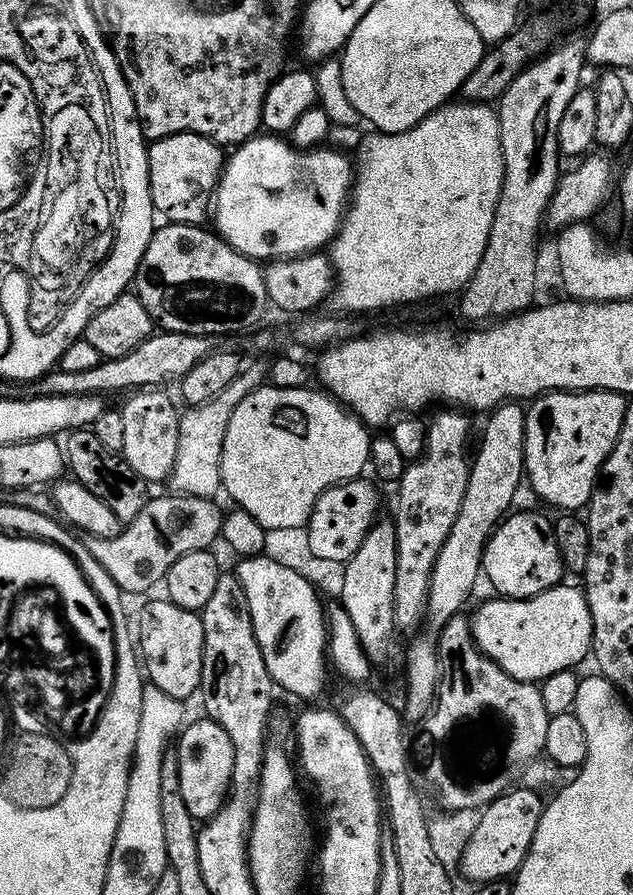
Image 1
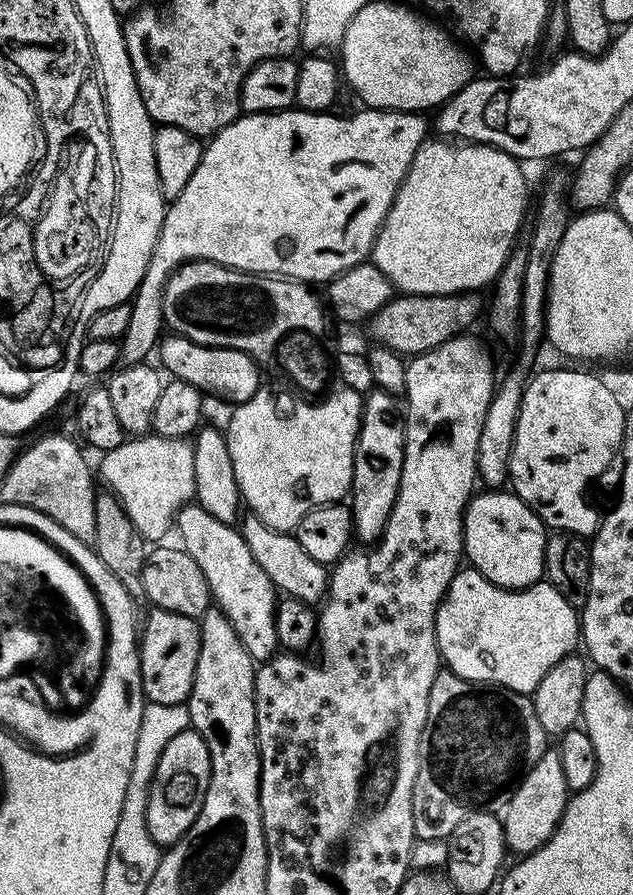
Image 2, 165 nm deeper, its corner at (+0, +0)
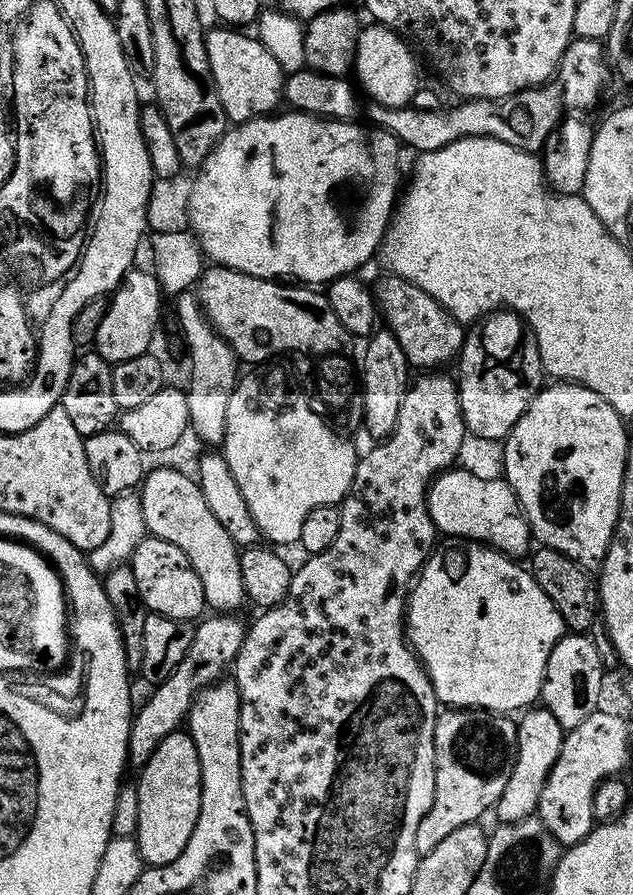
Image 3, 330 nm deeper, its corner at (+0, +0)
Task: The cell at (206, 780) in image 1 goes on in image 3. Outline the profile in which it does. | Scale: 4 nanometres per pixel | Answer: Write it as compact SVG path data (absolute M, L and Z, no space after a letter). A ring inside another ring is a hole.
M187 731L171 732L158 742L154 754L139 769L136 793L138 794L138 826L136 827L136 844L143 863L148 866L159 866L174 862L182 850L186 850L186 842L190 842L190 834L194 834L194 826L200 813L200 763L198 750L194 750L194 742Z

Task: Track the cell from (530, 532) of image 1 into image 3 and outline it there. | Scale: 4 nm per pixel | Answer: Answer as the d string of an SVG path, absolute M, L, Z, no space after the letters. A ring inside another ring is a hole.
M453 466L440 473L428 488L428 513L437 533L444 535L445 532L448 535L445 537L475 540L513 558L520 558L524 551L529 551L528 519L520 509L514 490L503 478L487 481Z

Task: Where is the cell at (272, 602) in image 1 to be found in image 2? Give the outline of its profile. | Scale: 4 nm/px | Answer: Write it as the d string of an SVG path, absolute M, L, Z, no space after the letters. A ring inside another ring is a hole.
M189 502L181 508L174 521L175 531L180 531L182 547L185 552L198 562L202 574L206 574L206 582L212 591L215 607L226 614L230 626L234 626L234 634L242 638L242 646L257 662L269 660L277 651L276 638L276 605L278 593L275 586L266 578L262 566L254 562L254 554L250 554L250 546L240 537L233 525L218 522L218 518L206 514L200 505Z

